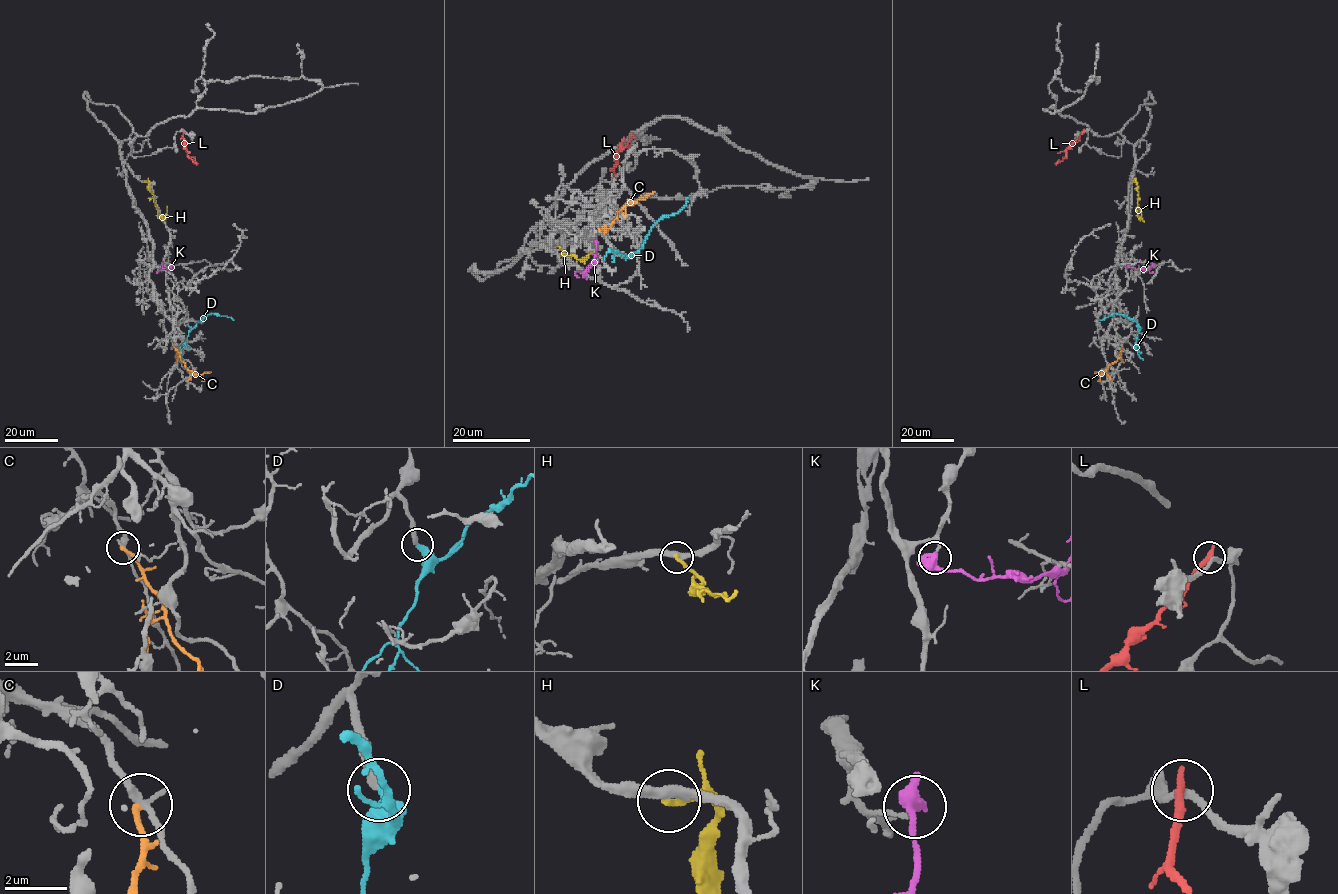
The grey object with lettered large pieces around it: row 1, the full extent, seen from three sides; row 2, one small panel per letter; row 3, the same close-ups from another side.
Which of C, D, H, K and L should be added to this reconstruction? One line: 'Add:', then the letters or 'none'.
Add: D

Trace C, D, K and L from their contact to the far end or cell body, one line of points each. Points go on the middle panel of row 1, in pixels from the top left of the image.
C: (599, 230), (608, 229), (617, 211), (624, 206), (655, 191)
D: (622, 255), (631, 257), (656, 222), (676, 213), (685, 205), (686, 197)
K: (596, 242), (595, 259), (583, 271), (575, 273), (578, 277)
L: (614, 175), (617, 152), (633, 136)

